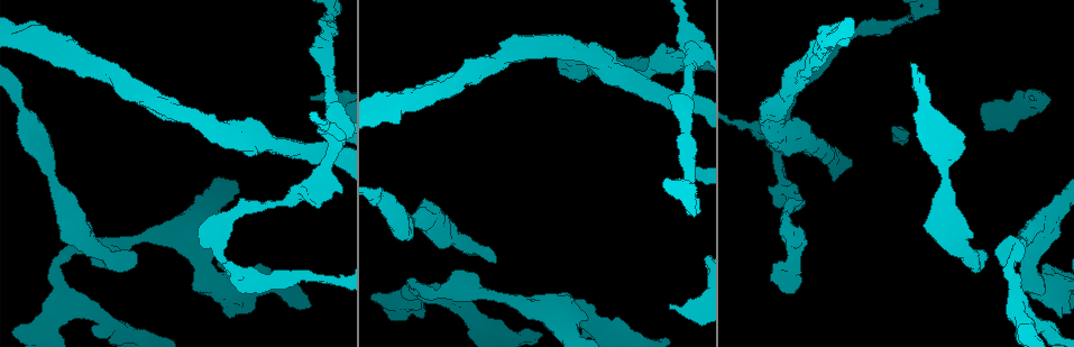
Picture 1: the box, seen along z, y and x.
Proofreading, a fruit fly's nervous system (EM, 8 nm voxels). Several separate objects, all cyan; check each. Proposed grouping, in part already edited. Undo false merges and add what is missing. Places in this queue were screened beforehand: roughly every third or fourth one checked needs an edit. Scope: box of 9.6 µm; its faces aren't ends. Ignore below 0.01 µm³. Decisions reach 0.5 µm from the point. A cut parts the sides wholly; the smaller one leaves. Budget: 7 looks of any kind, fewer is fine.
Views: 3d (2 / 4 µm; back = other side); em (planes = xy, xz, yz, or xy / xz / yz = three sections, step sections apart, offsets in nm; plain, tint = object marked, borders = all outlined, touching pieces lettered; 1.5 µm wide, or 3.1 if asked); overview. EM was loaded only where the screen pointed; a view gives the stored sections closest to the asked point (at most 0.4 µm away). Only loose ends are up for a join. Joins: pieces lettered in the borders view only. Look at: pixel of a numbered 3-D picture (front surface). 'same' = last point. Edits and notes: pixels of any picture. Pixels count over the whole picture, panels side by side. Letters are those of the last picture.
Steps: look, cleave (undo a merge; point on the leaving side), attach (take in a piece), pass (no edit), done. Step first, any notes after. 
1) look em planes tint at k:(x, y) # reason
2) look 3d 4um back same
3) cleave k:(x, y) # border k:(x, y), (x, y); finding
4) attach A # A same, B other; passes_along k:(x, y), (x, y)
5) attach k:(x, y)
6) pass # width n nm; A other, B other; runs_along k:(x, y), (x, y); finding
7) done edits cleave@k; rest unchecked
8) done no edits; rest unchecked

look em planes borders at 1:(671, 306) # an open end

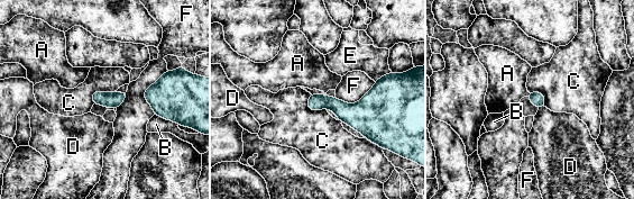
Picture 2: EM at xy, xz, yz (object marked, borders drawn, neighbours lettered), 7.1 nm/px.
pass # longest_contact F 340 nm; A other, B other, C other, D other, E other, F other; border 2:(309, 96), (310, 109), (328, 109); none of them fits

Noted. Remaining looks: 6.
look 3d 2um at 1:(893, 130) # end of a long branch

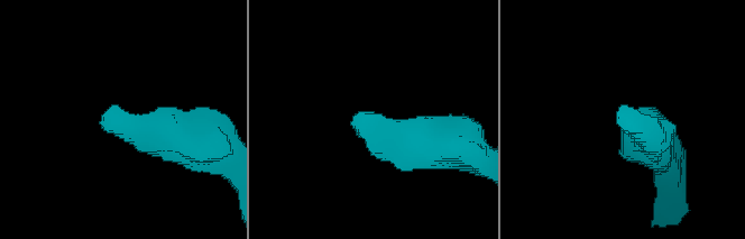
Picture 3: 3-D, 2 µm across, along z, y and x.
look em planes plain at 3:(101, 117) # now the EM

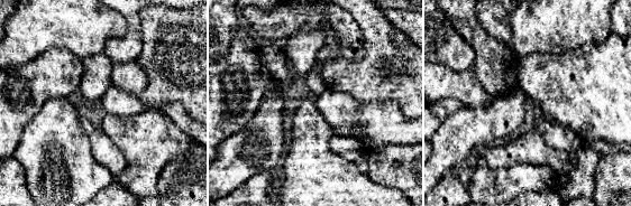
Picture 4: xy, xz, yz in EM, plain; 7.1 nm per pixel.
look em planes borders same # see the neighbours

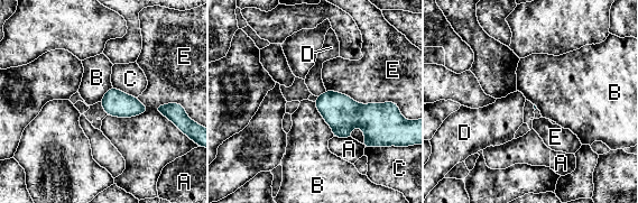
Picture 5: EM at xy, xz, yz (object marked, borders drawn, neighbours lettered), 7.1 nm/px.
pass # longest_contact E 480 nm; A other, B other, C other, D other, E other; none of them fits

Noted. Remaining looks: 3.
look em planes borders at 1:(743, 127) # thick turns thin

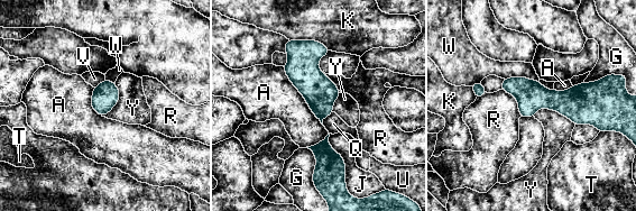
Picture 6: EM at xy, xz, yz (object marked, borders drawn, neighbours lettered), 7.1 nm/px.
pass # width 190 nm; A other, G other, J other, K other, Q other, R other, T other, U other, V other, W other, Y other; continuous, no second neuron

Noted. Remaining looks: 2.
done no edits; rest unchecked

